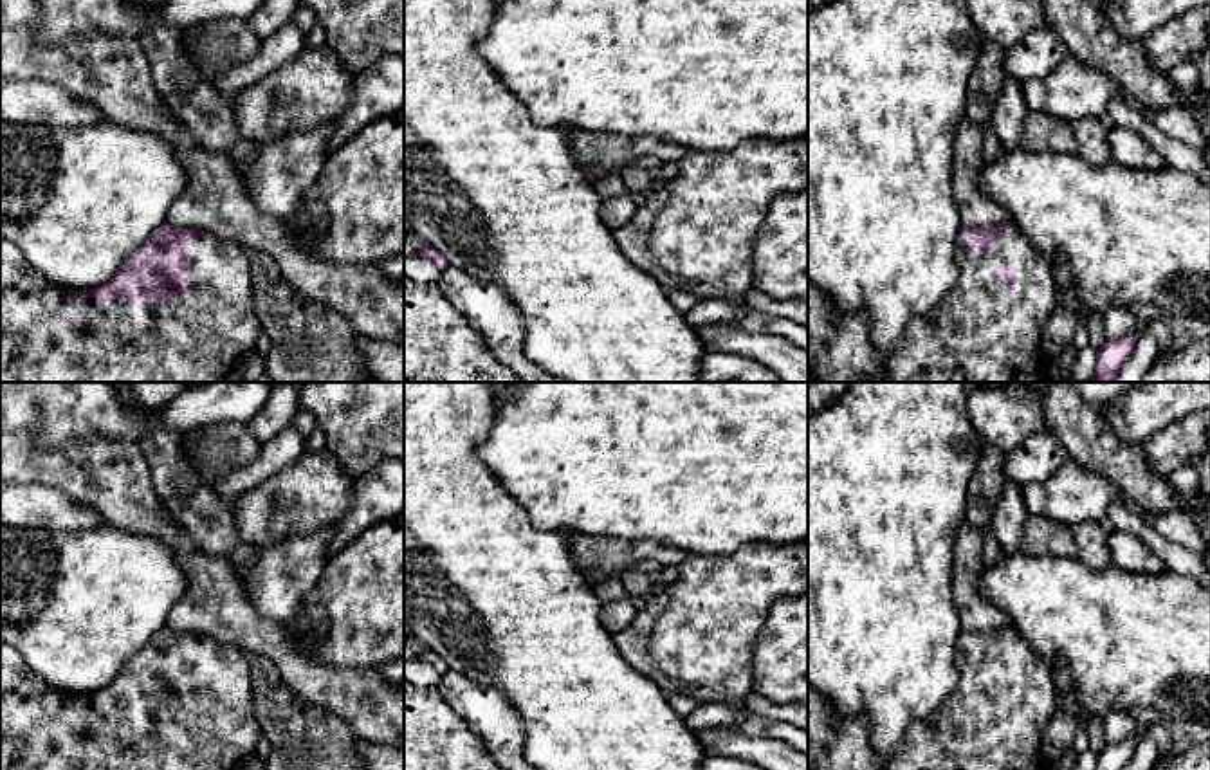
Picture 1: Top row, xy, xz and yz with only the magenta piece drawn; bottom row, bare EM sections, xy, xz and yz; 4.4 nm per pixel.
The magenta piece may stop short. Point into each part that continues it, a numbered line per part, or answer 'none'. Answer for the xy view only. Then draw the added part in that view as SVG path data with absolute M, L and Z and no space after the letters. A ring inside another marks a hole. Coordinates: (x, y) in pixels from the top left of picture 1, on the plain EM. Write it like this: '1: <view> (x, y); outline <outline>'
1: xy (215, 729); outline M0 638L0 770L238 770L260 738L249 656L216 638L188 647L184 703L151 703L139 710L126 701L72 705L67 692L49 687L20 651Z

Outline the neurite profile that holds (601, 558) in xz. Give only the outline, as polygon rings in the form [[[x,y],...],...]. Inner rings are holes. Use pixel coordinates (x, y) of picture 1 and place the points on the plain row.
[[[577,534],[572,539],[572,559],[595,584],[620,577],[638,561],[656,561],[662,566],[678,566],[687,554],[651,539],[617,539]]]

